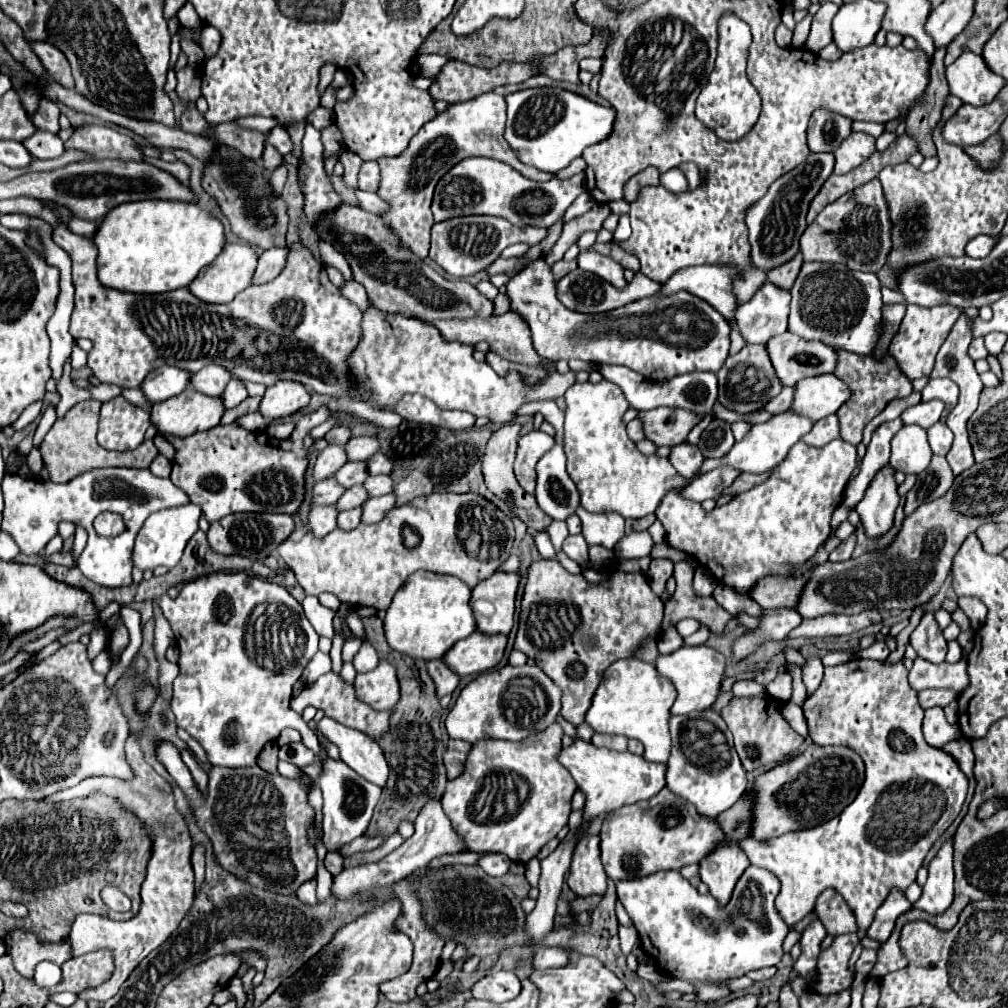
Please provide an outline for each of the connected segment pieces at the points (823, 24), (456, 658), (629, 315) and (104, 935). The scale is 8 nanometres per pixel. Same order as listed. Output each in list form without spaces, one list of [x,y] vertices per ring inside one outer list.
[[[823,2],[823,6],[819,8],[819,12],[813,16],[813,24],[811,24],[811,32],[809,38],[805,42],[805,48],[809,52],[819,52],[821,48],[825,48],[827,44],[833,42],[833,32],[831,32],[831,20],[837,14],[839,6],[831,4],[831,2]]]
[[[473,632],[469,638],[463,638],[445,654],[445,662],[449,668],[453,668],[459,676],[467,674],[483,674],[495,668],[507,646],[505,634],[483,634],[483,632]]]
[[[539,258],[519,272],[505,292],[511,302],[509,310],[527,322],[533,348],[545,360],[577,358],[591,364],[621,364],[649,380],[669,380],[693,370],[717,372],[729,356],[729,322],[689,292],[643,298],[607,314],[579,314],[559,302],[555,284],[551,266]]]
[[[135,734],[127,738],[125,752],[127,752],[129,766],[135,772],[133,780],[87,778],[69,790],[63,790],[63,792],[57,792],[57,794],[45,798],[45,802],[63,802],[63,800],[69,800],[75,796],[89,796],[93,790],[101,790],[105,794],[119,798],[125,804],[125,808],[135,812],[137,818],[143,820],[145,828],[151,832],[151,838],[153,838],[153,856],[147,866],[147,878],[143,882],[143,892],[141,892],[143,904],[141,904],[139,914],[127,922],[115,922],[115,920],[103,918],[103,916],[81,914],[73,922],[69,940],[73,944],[74,957],[93,952],[93,950],[101,950],[101,948],[111,948],[115,954],[113,976],[103,986],[85,990],[81,994],[83,1000],[93,998],[93,1000],[105,1002],[105,1000],[113,998],[113,994],[117,994],[117,990],[123,986],[123,982],[129,978],[129,974],[139,966],[139,962],[143,958],[147,958],[149,952],[153,952],[157,946],[161,946],[177,930],[177,926],[181,924],[181,920],[185,918],[189,908],[193,906],[193,898],[195,898],[195,888],[193,888],[195,874],[193,874],[193,866],[191,866],[193,840],[191,840],[191,834],[189,834],[183,814],[179,814],[177,808],[173,806],[173,788],[165,778],[161,778],[157,772],[153,772],[151,766],[145,762],[143,750],[137,744]]]

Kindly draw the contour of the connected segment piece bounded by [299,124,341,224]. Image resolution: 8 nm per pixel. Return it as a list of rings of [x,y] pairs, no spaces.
[[[309,124],[305,126],[305,136],[301,142],[299,190],[305,198],[305,214],[309,218],[309,224],[341,204],[341,198],[329,182],[329,174],[325,172],[321,134]]]

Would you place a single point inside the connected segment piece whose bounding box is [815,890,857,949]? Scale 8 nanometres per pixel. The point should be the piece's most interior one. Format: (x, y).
(831, 910)

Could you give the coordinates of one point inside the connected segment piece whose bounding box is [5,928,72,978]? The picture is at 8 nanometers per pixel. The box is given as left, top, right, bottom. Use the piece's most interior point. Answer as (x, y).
(25, 948)

